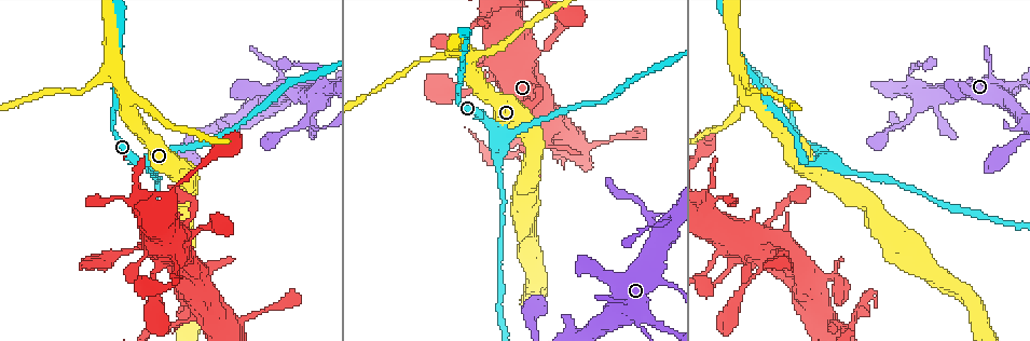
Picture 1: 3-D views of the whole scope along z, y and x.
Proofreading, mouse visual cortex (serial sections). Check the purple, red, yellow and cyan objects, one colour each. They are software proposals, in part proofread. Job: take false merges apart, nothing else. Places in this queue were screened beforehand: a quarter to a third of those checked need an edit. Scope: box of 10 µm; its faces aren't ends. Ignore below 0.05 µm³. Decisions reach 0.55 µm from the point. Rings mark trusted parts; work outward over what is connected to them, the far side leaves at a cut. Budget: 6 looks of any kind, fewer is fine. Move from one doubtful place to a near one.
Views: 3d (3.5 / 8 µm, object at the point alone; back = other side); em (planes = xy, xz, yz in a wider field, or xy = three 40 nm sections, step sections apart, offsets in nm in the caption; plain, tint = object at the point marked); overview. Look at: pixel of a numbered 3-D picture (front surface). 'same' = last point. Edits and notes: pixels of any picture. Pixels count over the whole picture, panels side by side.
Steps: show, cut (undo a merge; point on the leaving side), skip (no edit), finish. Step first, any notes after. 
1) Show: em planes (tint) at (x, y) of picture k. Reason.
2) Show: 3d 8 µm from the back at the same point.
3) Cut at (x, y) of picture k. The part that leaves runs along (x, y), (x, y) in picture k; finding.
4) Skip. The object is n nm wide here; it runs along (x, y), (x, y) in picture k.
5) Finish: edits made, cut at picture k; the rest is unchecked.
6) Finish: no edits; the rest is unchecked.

Show: 3d 3.5 µm at (197, 316) of picture 1. Sharp bend.

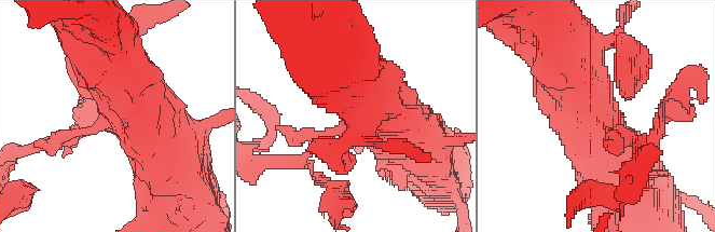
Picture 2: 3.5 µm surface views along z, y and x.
Show: em xy step 1 (tint) at (115, 119) of picture 2. Shape alone is not enough.

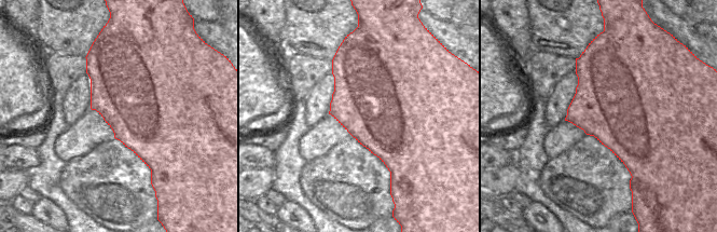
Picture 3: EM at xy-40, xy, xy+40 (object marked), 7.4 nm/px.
Show: em planes (tint) at the same point. Cut it another way.

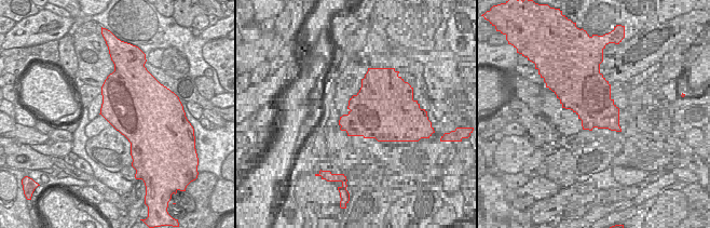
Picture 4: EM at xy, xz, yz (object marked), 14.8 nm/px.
Cut at (649, 141) of picture 2. The part that leaves runs along (612, 132), (650, 138), (670, 95) in picture 2; a second cell is stuck on.

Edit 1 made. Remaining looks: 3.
Show: 3d 8 µm at (750, 96) of picture 1. Three-way junction.

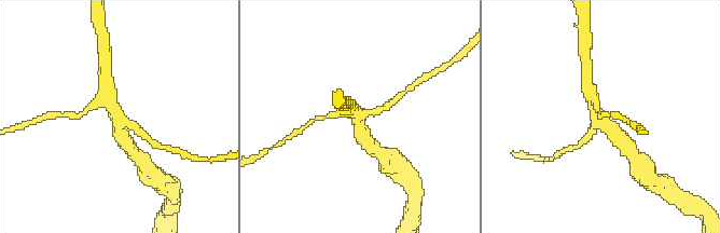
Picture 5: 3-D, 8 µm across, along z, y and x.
Show: em planes (tint) at the same point. Now the EM.

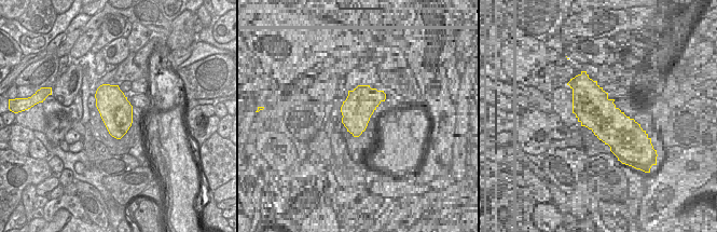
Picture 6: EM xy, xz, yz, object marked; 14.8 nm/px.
Skip. The arms are 250, 400, 450 nm wide; it runs along (623, 141), (599, 118), (591, 94) in picture 5; one cell here.

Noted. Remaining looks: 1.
Finish: edits made, cut at picture 2; the rest is unchecked.

